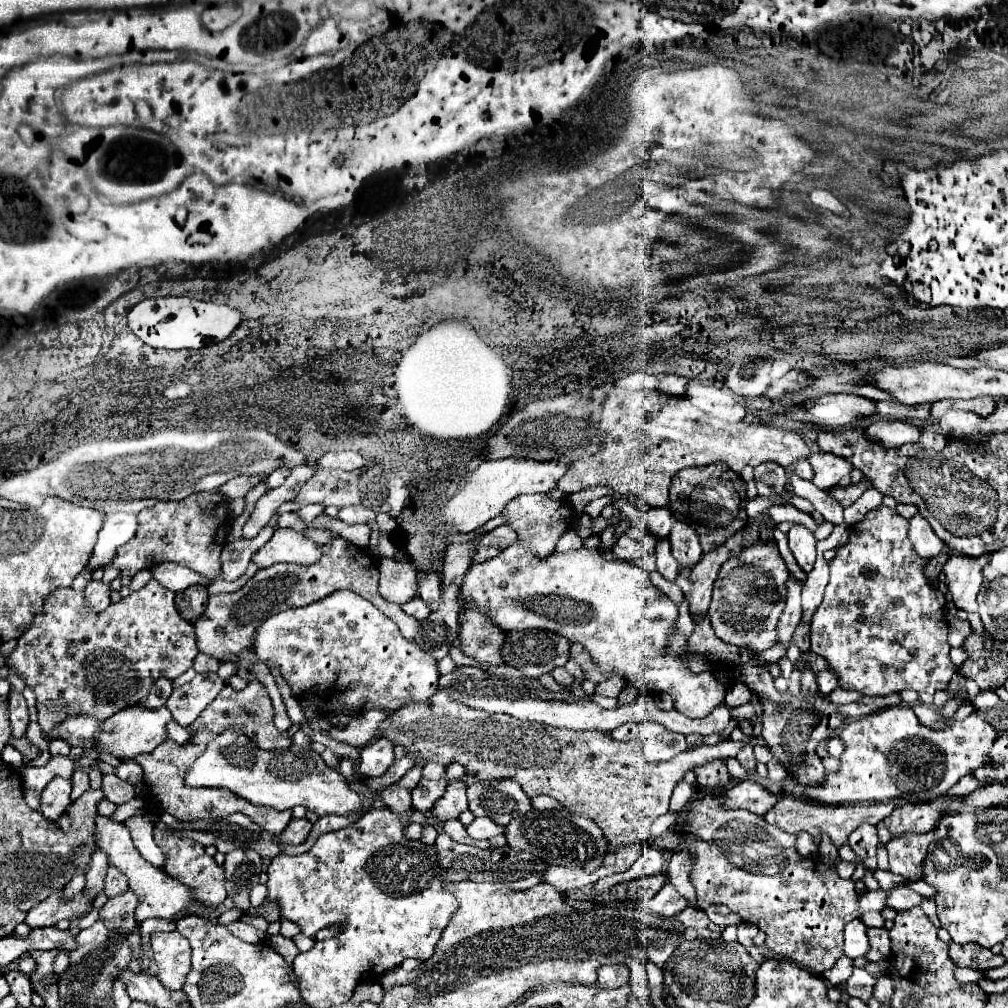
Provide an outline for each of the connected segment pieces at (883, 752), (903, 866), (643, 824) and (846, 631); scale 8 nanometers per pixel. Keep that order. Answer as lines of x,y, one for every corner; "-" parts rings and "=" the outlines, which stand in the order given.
899,704
847,724
841,732
841,740
845,750
841,754
839,770
825,772
819,784
801,784
797,778
787,776
775,786
789,796
815,804
935,800
957,784
961,776
971,774
975,768
989,762
987,754
997,740
997,732
975,714
965,720
953,720
951,726
943,730
933,730
923,726
909,706
=
933,832
927,834
903,834
889,842
889,866
891,872
903,874
907,880
921,878
921,862
925,860
927,848
933,842
=
437,690
429,700
425,702
411,702
409,706
395,710
379,728
379,736
389,738
393,744
403,744
405,750
413,750
417,754
417,764
427,764
431,760
441,764
459,762
465,766
465,772
479,778
479,780
495,780
495,778
511,778
515,780
523,792
533,798
539,794
547,794
555,800
559,800
565,808
569,808
575,814
587,816
595,820
605,838
613,844
633,844
633,842
645,842
651,832
651,824
655,818
665,814
669,810
669,800
673,794
673,788
677,782
681,782
683,774
691,770
697,764
705,764
715,758
731,758
737,756
739,748
747,742
721,742
717,746
701,746
695,750
681,752
669,762
651,764
645,762
639,742
637,752
641,758
631,758
627,754
627,746
623,742
613,740
609,734
601,734
597,730
563,730
553,726
541,726
539,722
519,720
507,714
489,714
483,710
475,710
465,706
463,702
451,700
447,696
447,690
=
879,506
875,510
871,510
861,522
857,522
855,526
851,526
849,532
849,540
845,546
837,548
837,556
829,562
831,568
831,580
825,588
823,600
813,614
813,622
811,622
811,650
819,656
823,656
829,664
829,668
833,672
837,672
839,676
839,686
843,690
859,690
867,696
887,696
893,692
901,692
901,690
915,690
915,692
927,692
927,694
935,694
939,690
945,690
951,676
957,672
957,666
951,662
949,658
949,642
947,642
947,634
949,634
949,624
945,620
943,608
945,608
945,596
941,592
935,592
933,588
927,586
927,582
923,580
923,564
927,564
927,560
919,558
913,550
913,544
907,538
907,520
893,508
887,506

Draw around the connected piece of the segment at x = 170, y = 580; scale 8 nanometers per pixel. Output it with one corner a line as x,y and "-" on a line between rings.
165,562
161,566
155,566
153,570
153,578
159,580
165,588
173,590
173,592
181,592
193,584
201,584
201,586
209,586
211,580
185,568
185,566
177,566
175,562

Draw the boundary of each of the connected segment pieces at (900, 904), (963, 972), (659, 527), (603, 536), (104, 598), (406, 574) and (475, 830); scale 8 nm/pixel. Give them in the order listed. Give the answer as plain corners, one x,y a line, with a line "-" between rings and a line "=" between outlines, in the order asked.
895,886
891,892
889,892
889,900
887,900
887,906
895,908
895,910
909,910
909,908
915,908
923,902
923,898
915,892
911,892
909,888
905,886
=
956,968
954,972
956,980
960,984
968,984
976,982
982,977
982,972
978,970
973,970
971,968
=
653,508
645,514
645,518
647,518
647,532
655,540
663,540
669,536
671,518
669,518
669,512
665,512
665,508
=
612,525
608,528
606,528
600,535
601,545
599,547
599,550
601,552
606,552
608,550
611,550
612,545
614,543
614,534
615,534
615,526
=
91,580
83,594
93,610
105,610
111,604
111,588
101,580
=
391,558
379,560
379,594
395,604
405,604
419,596
419,582
417,582
417,568
391,562
=
475,818
465,830
469,832
471,838
483,838
483,840
487,840
487,838
491,838
495,834
503,834
505,828
497,826
491,818

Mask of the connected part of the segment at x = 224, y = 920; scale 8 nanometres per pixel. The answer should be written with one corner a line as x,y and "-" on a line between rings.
229,908
229,910
225,910
223,914
219,914
219,918
217,918
217,924
229,926
229,924
237,922
241,916
243,916
243,910
235,910
235,908

